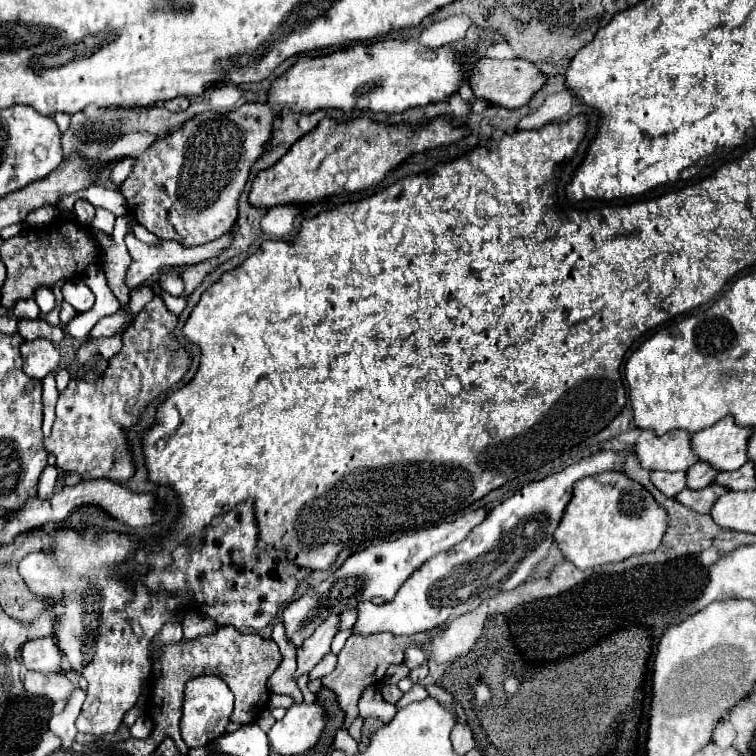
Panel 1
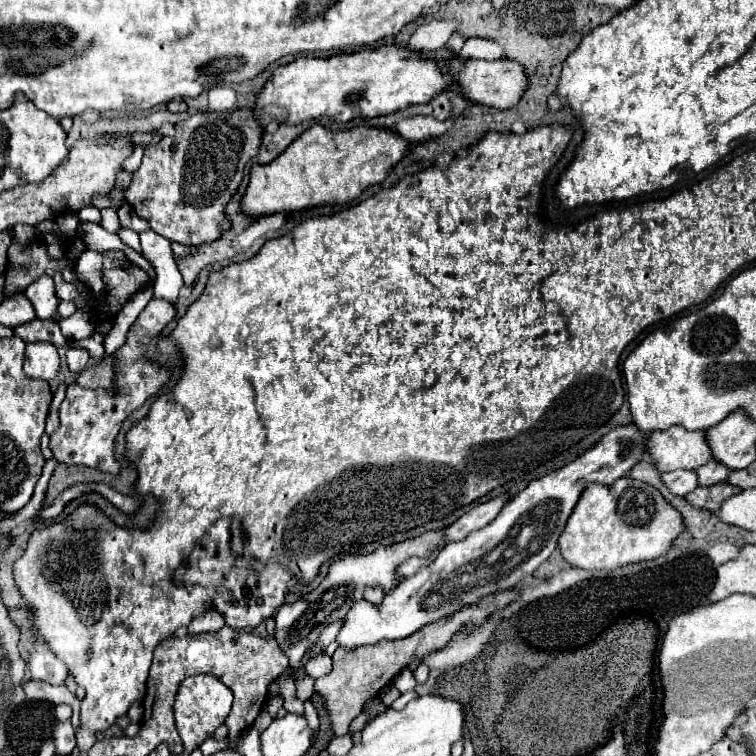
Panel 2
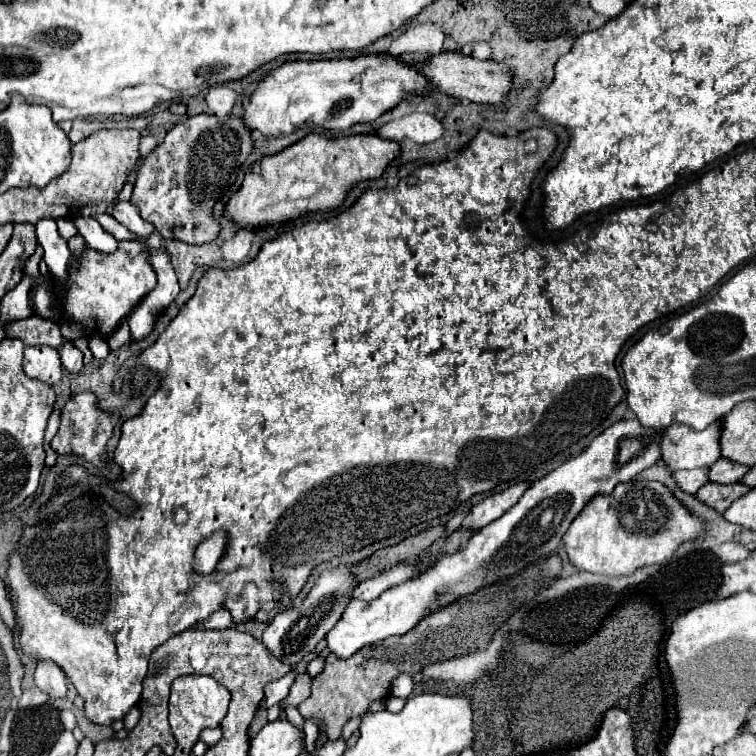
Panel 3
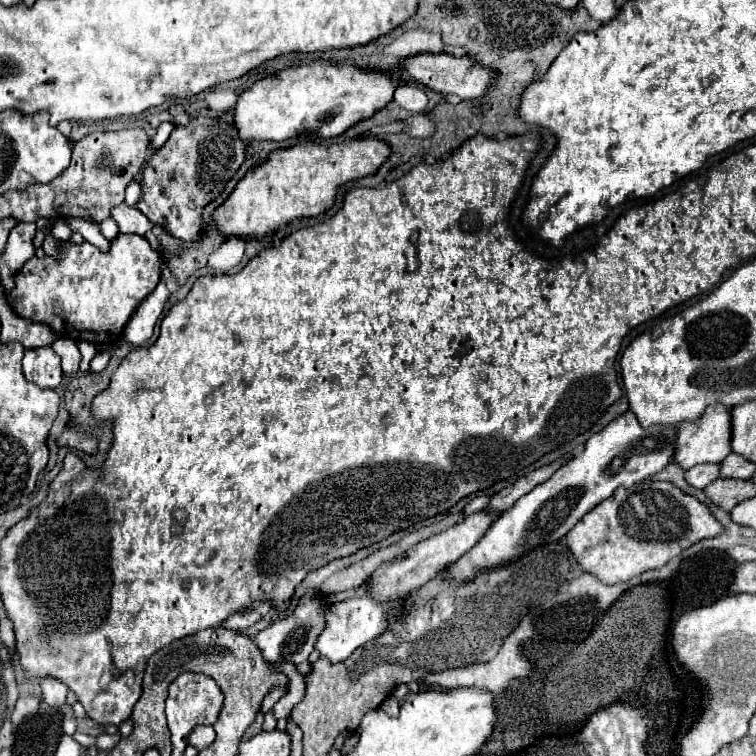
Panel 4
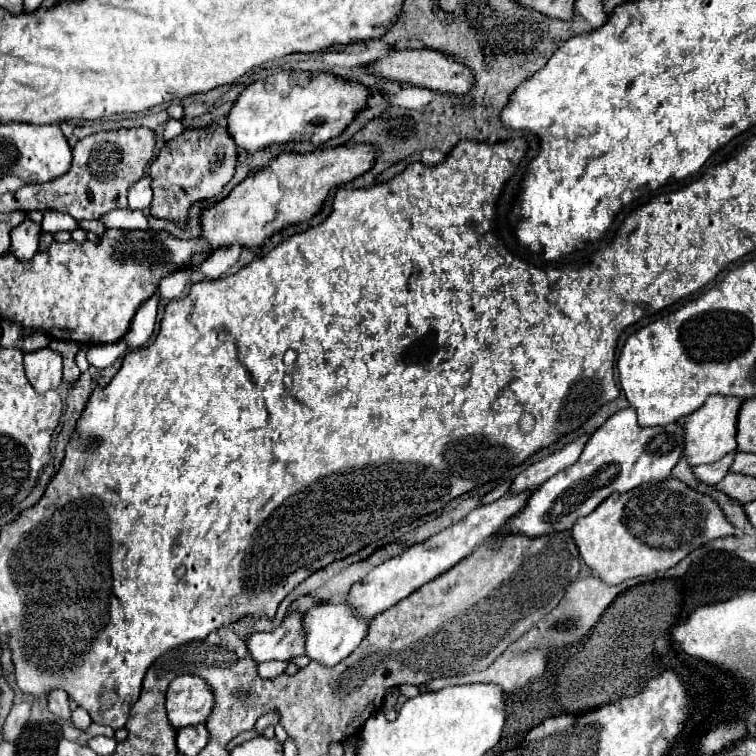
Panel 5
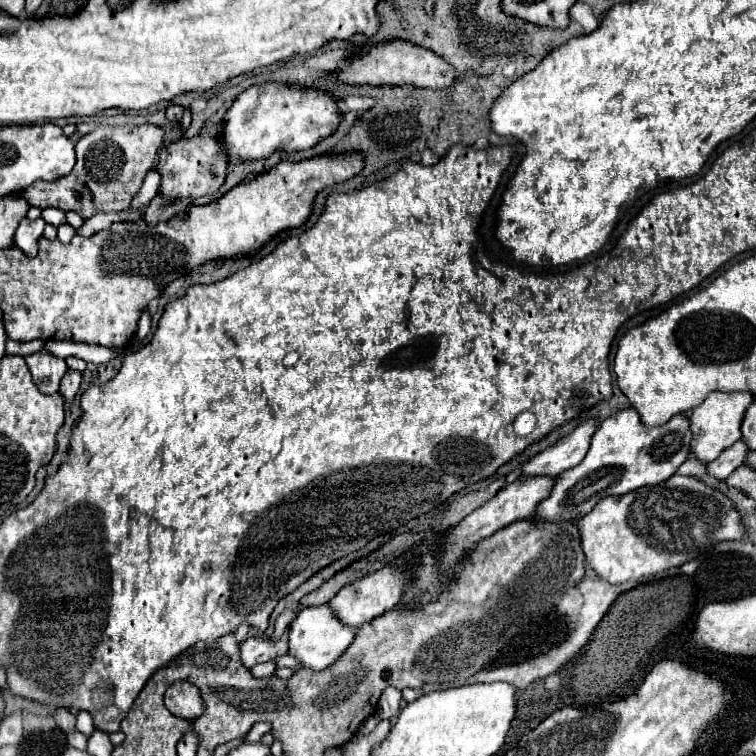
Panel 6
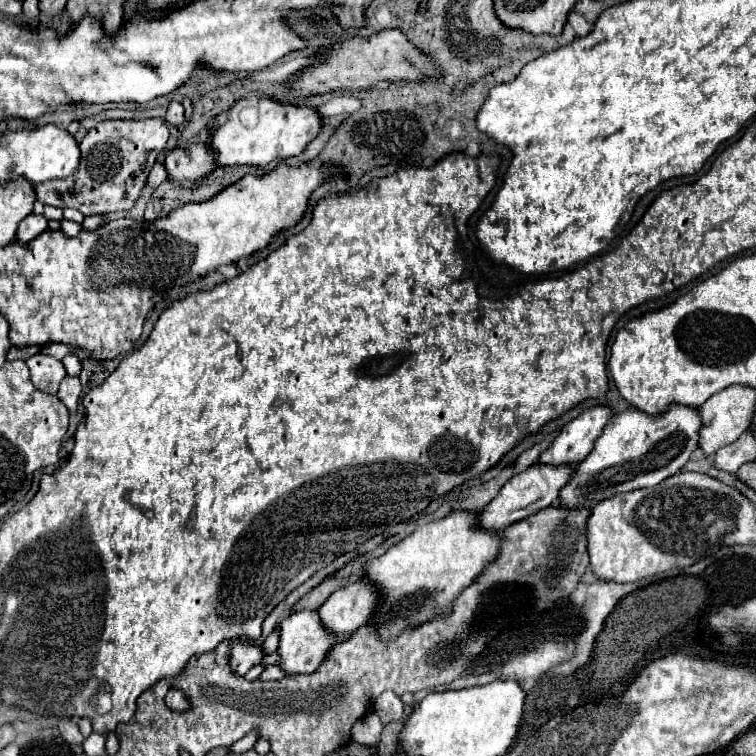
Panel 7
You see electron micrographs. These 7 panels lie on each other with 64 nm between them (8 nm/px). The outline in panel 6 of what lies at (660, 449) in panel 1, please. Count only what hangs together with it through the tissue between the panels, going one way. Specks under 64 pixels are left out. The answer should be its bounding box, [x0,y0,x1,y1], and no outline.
[692,392,754,462]

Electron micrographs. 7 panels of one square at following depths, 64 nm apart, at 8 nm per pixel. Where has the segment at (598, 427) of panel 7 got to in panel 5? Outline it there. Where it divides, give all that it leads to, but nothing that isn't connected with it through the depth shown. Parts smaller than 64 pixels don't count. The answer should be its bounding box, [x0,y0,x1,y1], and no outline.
[512,434,588,492]

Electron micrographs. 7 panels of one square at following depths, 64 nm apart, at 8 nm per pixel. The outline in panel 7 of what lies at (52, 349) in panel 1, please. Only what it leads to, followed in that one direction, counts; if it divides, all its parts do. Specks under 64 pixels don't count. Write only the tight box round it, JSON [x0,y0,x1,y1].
[26,354,66,394]

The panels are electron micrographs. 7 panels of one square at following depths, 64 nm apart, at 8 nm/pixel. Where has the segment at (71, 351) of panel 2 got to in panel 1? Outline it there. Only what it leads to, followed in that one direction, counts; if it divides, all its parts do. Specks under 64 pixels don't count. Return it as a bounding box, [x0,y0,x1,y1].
[74,286,154,364]

